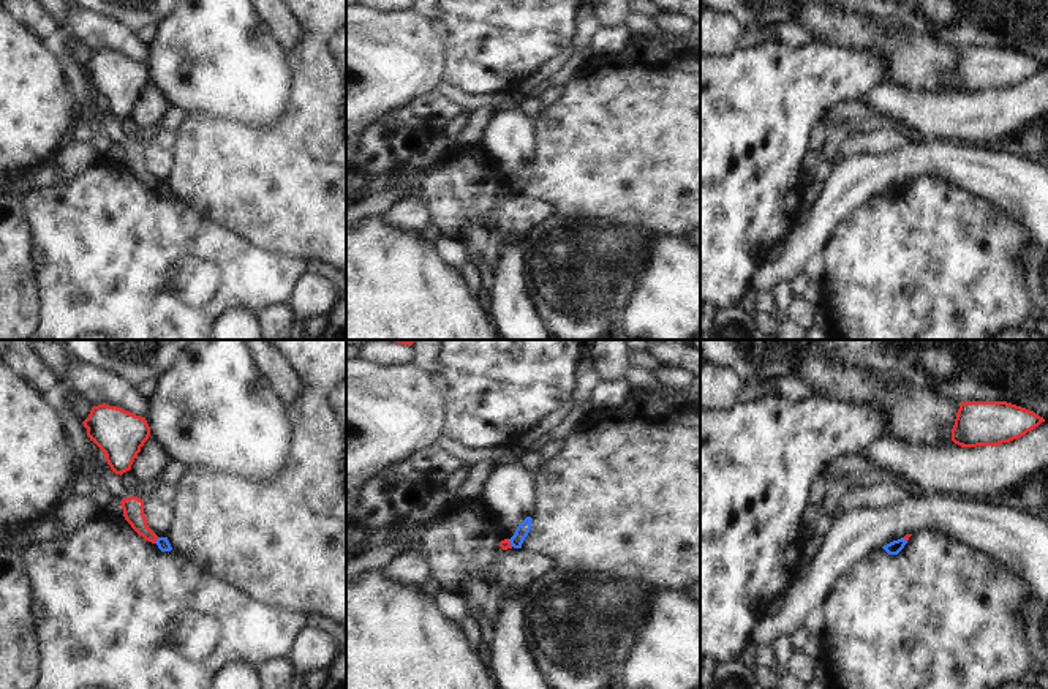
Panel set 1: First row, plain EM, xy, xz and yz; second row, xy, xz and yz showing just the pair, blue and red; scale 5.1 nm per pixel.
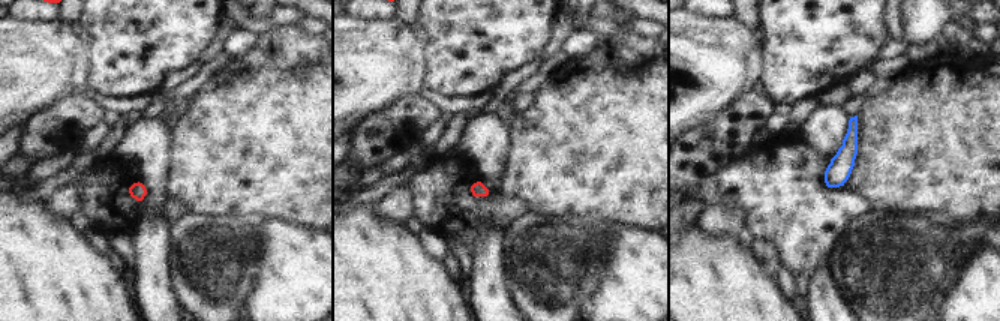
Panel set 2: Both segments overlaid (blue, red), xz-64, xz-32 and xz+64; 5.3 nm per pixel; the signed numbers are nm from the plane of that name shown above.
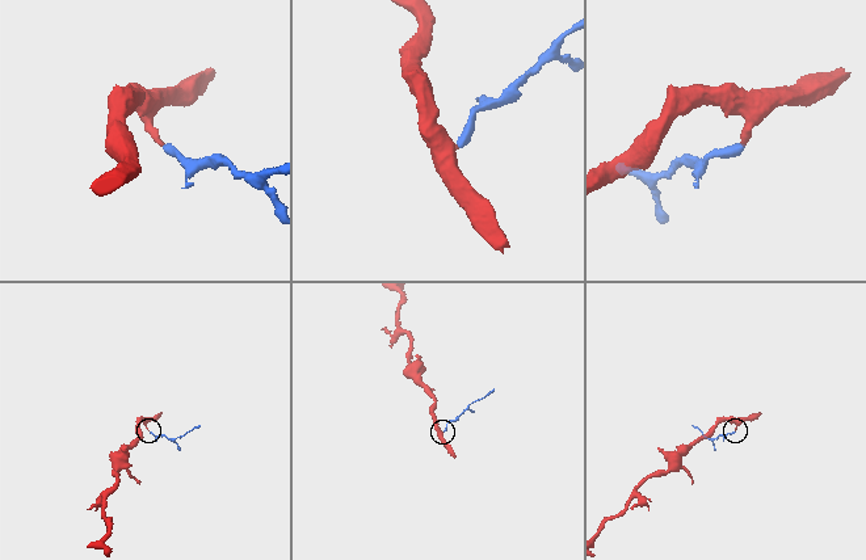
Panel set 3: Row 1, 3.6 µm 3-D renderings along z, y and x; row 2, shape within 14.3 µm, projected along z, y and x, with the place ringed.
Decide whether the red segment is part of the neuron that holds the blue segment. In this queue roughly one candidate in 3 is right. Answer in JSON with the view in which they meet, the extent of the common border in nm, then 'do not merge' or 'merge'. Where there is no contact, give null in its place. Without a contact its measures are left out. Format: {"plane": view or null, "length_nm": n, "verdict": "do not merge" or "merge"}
{"plane": "xy", "length_nm": 40, "verdict": "do not merge"}

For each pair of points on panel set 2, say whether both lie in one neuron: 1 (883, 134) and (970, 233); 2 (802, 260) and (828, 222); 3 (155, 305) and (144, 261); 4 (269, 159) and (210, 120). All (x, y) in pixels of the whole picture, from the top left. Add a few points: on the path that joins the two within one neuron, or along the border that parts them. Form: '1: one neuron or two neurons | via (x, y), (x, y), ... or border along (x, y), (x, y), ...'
1: two neurons | border along (927, 213), (949, 215), (961, 222), (984, 222)
2: one neuron | via (802, 251), (819, 231)
3: one neuron | via (155, 294), (152, 272)
4: one neuron | via (254, 144), (233, 143), (225, 135)

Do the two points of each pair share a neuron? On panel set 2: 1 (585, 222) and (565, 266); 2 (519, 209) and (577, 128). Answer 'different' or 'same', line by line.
1: same
2: different

